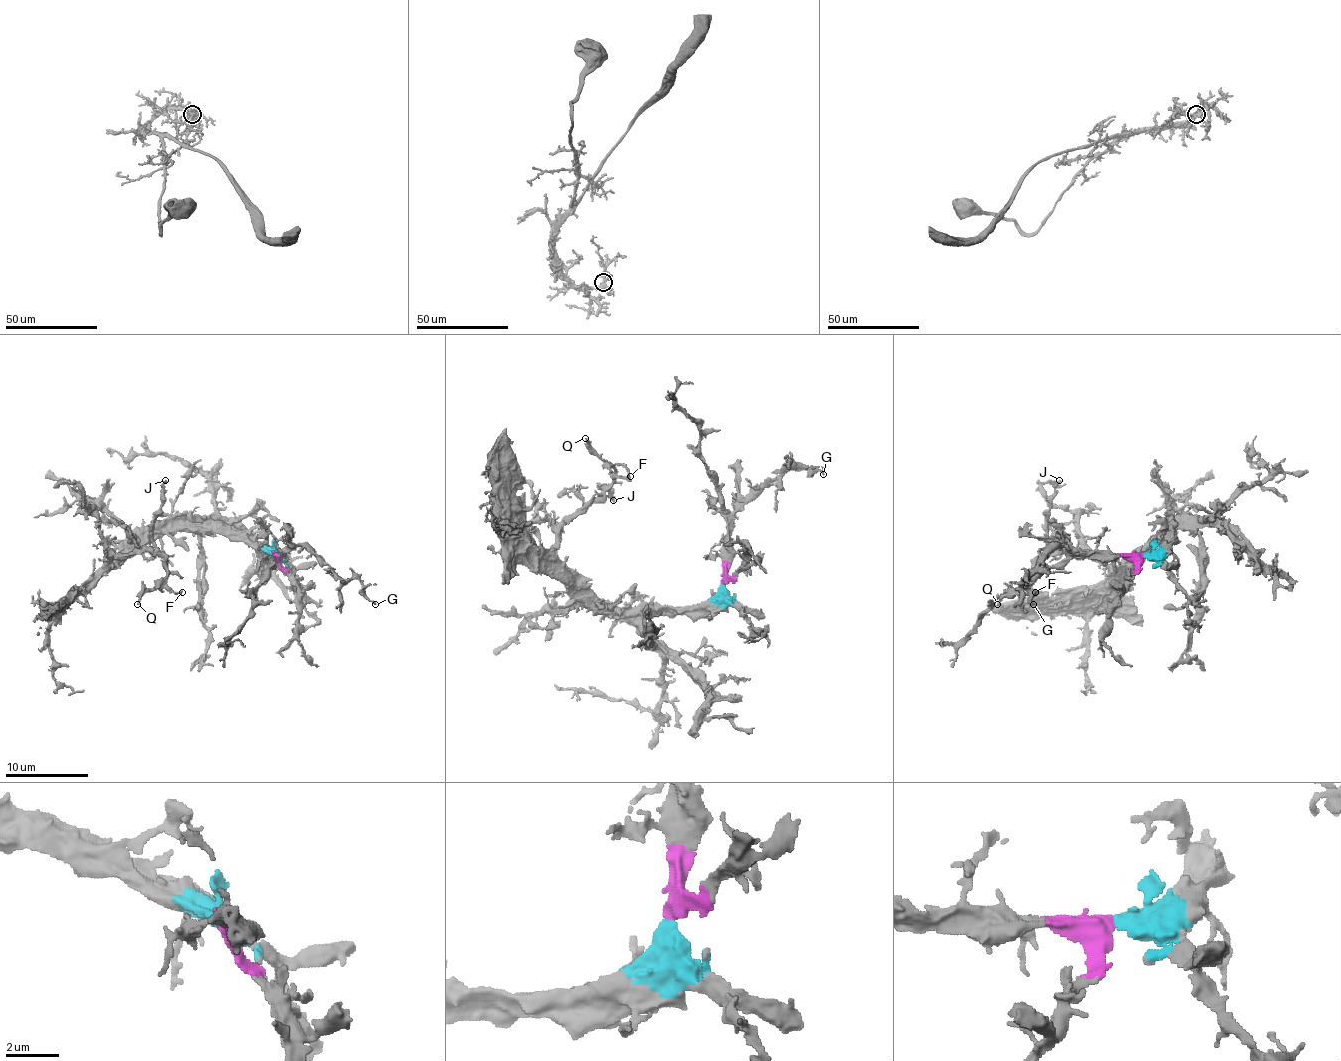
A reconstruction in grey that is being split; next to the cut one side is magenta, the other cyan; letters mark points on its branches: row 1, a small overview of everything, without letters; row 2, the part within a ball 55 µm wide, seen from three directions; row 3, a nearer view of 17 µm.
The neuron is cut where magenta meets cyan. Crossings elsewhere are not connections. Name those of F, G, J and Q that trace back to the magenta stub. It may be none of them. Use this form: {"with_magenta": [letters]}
{"with_magenta": ["G"]}

